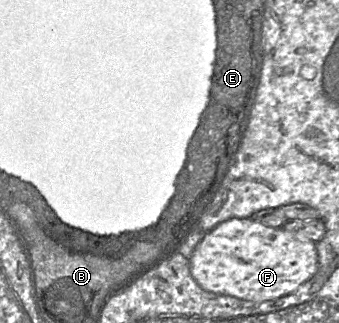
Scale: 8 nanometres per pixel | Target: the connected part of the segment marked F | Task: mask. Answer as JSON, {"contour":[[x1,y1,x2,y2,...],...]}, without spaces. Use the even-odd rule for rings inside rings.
{"contour":[[232,218,219,224,203,238,190,259,190,272,201,288,247,301,267,301,289,295,312,278,318,266,317,243,300,240,282,227,265,226,252,218]]}

